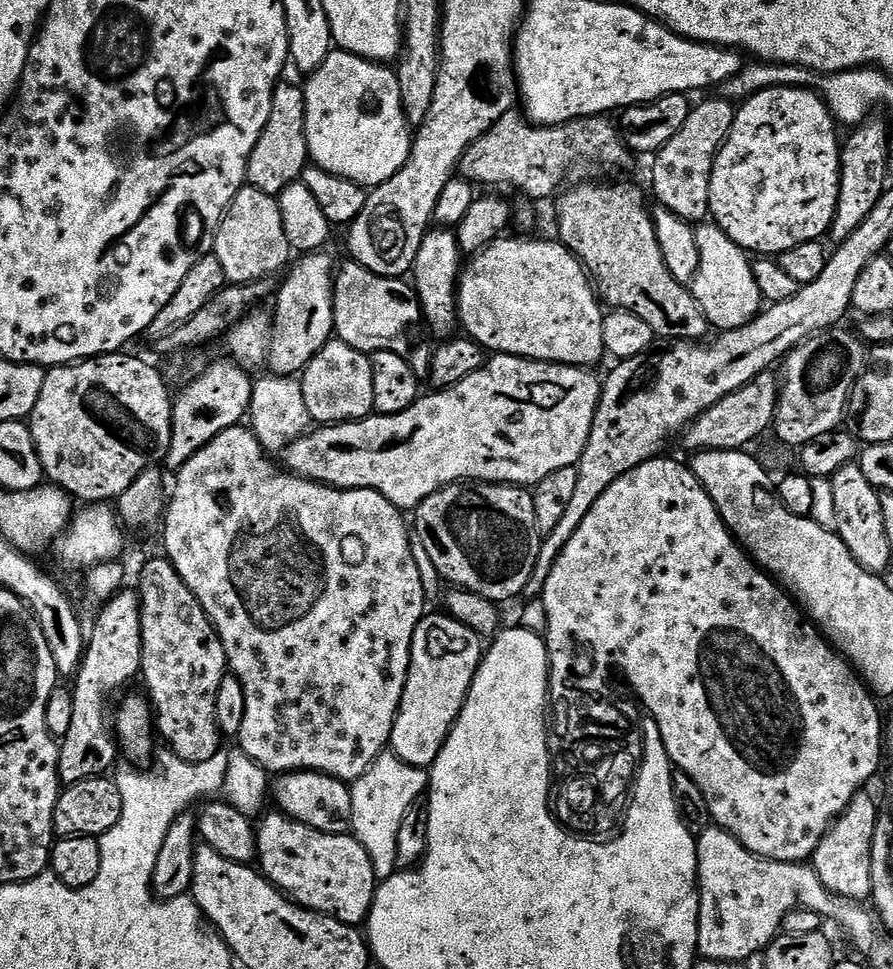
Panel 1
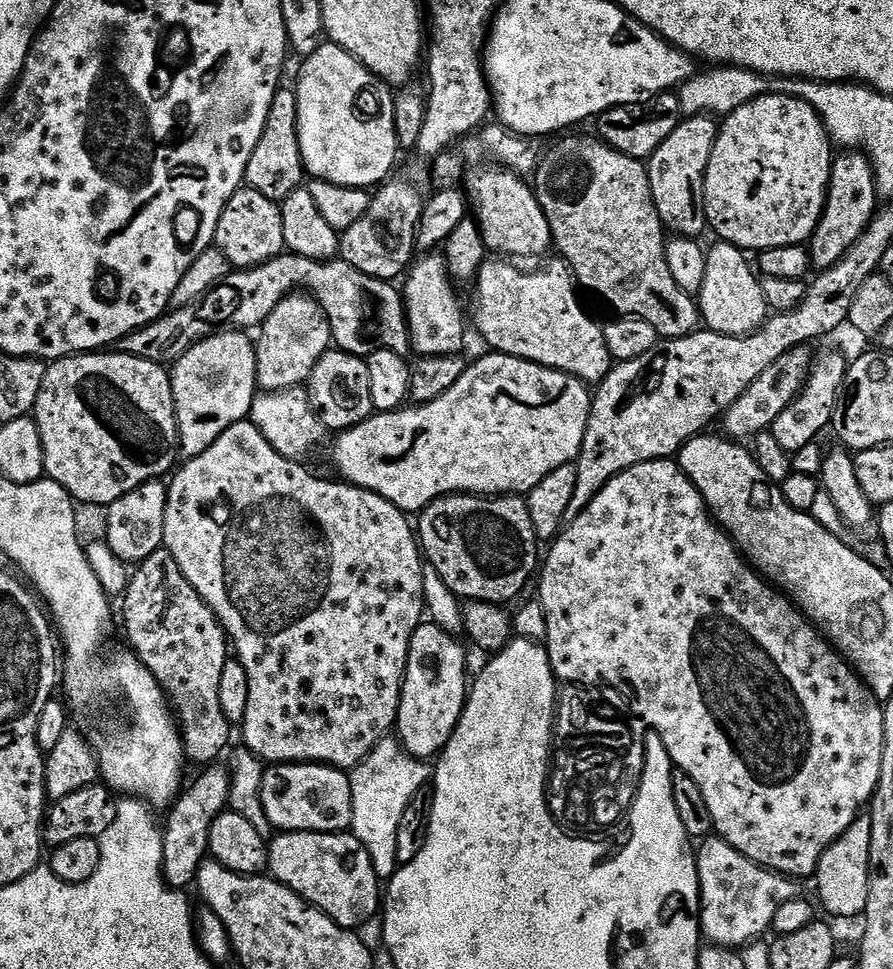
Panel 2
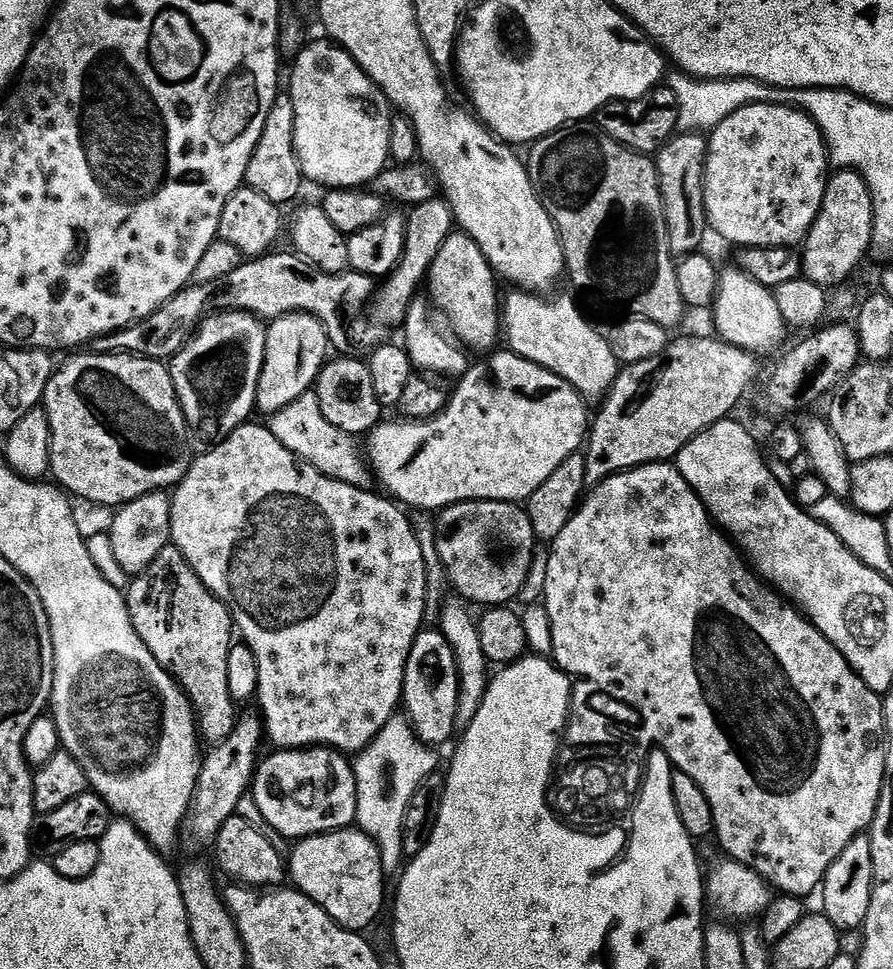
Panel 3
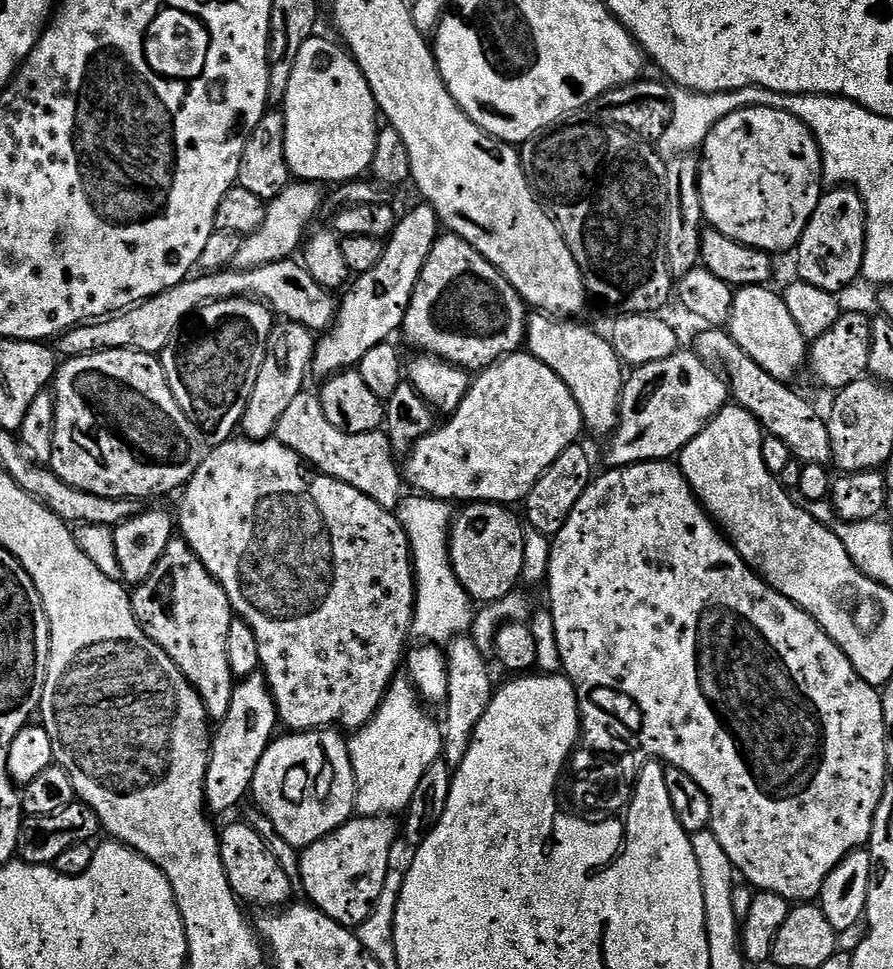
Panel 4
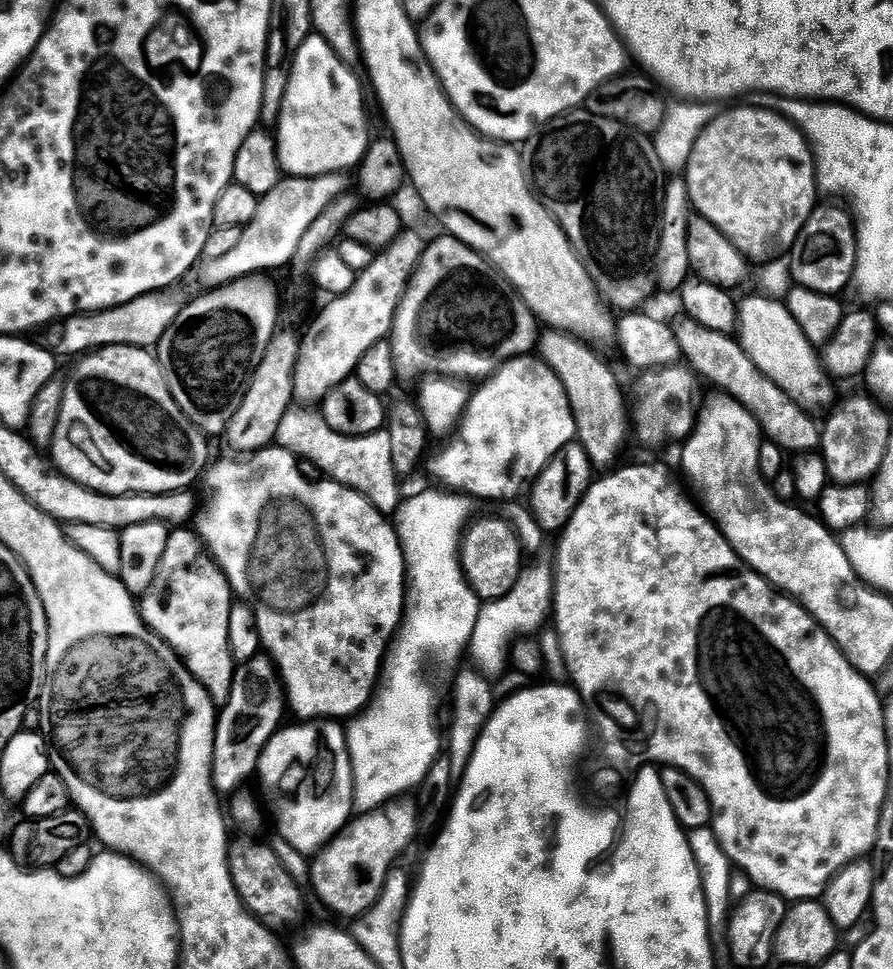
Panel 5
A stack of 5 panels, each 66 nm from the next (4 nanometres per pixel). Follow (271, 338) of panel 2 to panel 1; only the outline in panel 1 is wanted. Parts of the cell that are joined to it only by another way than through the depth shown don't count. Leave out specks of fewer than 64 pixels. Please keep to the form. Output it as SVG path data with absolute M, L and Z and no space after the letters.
M321 250L301 255L300 265L287 273L289 276L276 296L272 341L266 365L273 377L299 377L305 366L333 339L336 326L332 309L334 264L332 268L332 260L326 253Z

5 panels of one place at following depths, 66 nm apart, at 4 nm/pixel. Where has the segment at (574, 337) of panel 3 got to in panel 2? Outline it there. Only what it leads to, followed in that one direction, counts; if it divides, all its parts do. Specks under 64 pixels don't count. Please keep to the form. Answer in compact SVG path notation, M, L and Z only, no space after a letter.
M504 258L489 259L476 273L476 328L489 344L508 356L517 356L547 368L577 376L589 386L607 380L614 367L603 327L584 313L576 297L578 285L571 268L555 258L537 272L519 272Z

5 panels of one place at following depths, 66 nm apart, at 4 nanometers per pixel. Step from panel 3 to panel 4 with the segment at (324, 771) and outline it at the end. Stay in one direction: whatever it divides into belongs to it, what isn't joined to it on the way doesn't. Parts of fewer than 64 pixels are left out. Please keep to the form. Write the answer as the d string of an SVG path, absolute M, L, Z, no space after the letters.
M335 727L318 728L310 732L292 732L291 734L281 735L279 738L273 739L269 744L268 749L262 754L262 758L256 767L256 773L252 779L252 786L250 789L251 799L256 799L258 807L264 811L266 819L272 823L272 828L295 850L303 850L308 848L314 842L318 842L323 836L331 836L336 829L347 824L349 820L353 819L354 809L356 807L356 779L354 778L354 770L352 769L352 759L348 753L348 740L345 737L340 737L341 733Z

